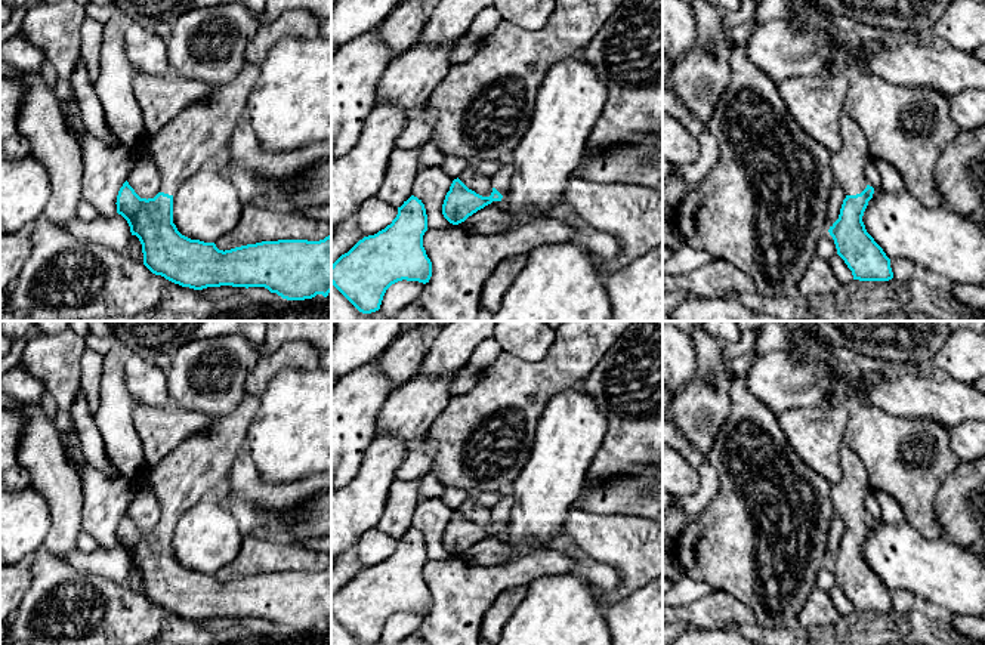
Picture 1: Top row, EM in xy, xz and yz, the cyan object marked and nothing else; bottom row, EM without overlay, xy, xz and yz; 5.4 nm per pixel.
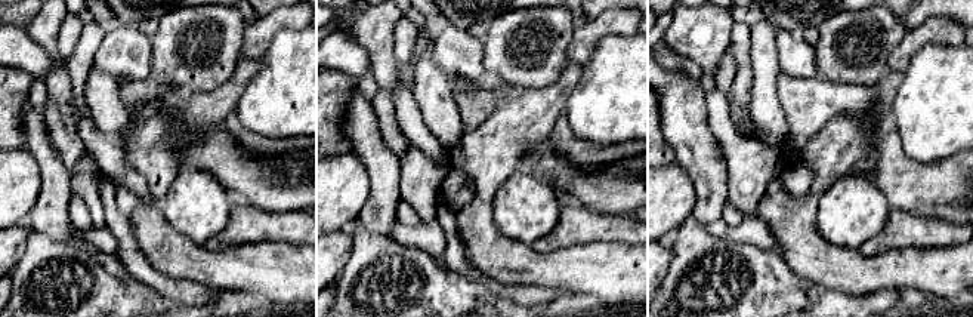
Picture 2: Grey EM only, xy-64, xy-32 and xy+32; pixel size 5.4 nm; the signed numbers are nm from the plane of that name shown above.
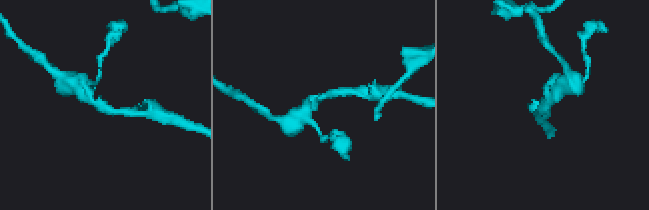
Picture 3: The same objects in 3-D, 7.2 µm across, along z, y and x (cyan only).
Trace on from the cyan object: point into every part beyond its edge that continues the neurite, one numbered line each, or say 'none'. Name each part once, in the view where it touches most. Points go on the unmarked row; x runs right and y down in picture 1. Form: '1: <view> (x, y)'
1: yz (848, 496)

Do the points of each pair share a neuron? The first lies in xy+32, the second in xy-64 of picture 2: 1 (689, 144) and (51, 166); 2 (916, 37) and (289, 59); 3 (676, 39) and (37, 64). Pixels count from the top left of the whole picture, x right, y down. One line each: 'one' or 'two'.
1: one
2: two
3: two

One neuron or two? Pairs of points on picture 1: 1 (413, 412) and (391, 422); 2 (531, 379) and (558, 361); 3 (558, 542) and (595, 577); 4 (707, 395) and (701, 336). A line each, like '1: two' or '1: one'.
1: one
2: one
3: one
4: one

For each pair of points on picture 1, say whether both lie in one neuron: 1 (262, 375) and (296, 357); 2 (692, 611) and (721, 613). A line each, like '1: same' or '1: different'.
1: same
2: same

